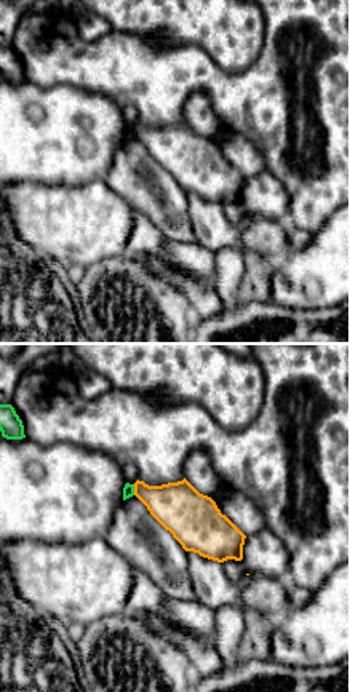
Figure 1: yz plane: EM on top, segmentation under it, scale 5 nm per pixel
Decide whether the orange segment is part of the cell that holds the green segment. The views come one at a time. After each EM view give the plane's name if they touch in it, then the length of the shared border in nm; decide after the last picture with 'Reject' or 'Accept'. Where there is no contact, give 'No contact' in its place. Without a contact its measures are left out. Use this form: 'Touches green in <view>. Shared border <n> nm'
Touches green in yz. Shared border 60 nm

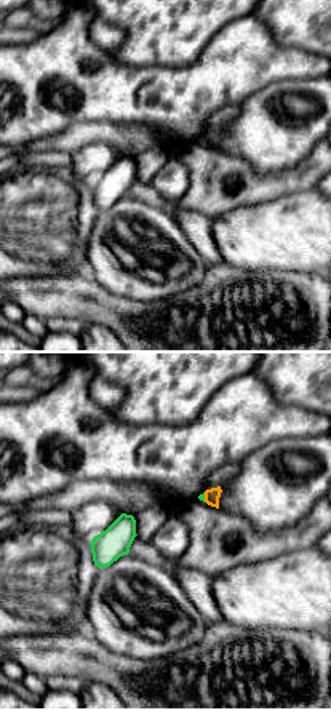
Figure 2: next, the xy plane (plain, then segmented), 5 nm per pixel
Touches green in xy. Shared border 50 nm

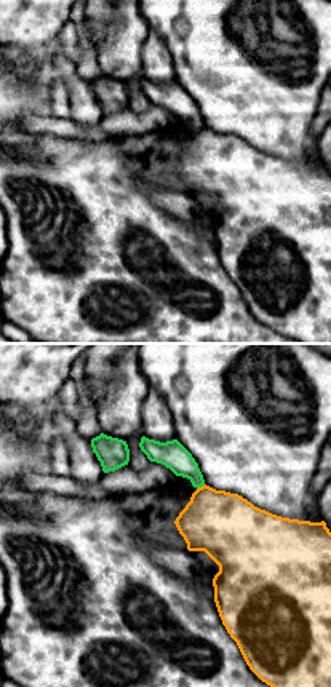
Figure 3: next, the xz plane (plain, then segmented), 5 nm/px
Touches green in xz. Shared border 50 nm

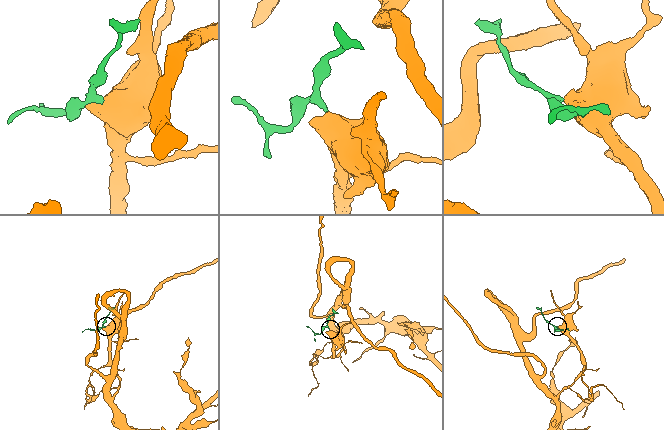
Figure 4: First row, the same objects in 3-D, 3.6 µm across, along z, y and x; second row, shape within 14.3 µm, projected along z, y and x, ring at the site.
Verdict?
Reject

